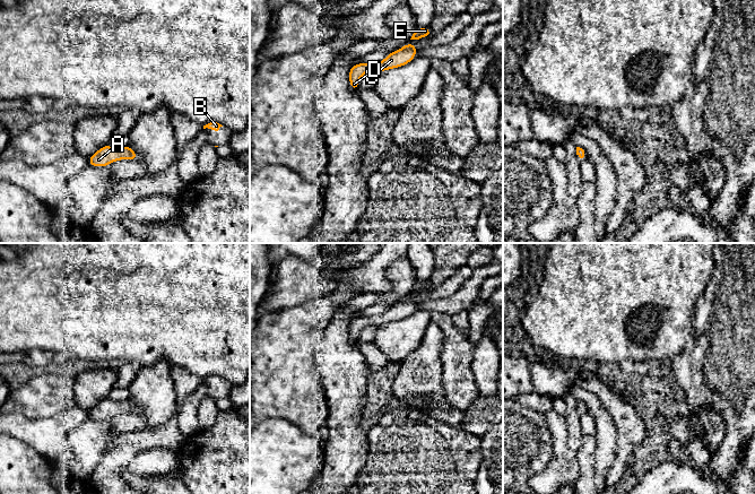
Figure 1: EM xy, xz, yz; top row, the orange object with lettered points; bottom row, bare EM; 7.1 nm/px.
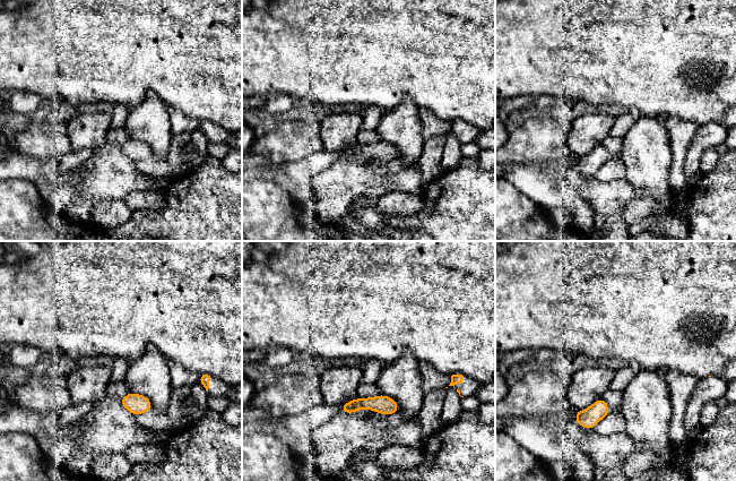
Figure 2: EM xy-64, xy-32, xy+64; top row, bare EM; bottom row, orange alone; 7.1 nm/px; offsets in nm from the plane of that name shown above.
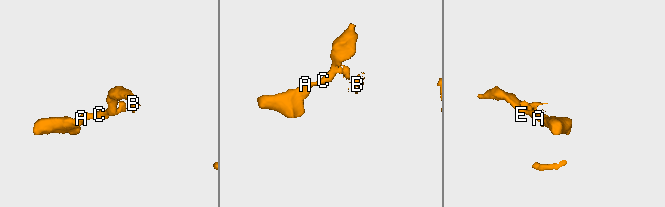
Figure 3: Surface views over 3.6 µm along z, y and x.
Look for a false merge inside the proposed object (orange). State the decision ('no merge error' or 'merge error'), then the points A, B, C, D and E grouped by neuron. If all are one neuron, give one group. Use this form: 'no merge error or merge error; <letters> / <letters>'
no merge error; A B C D E

